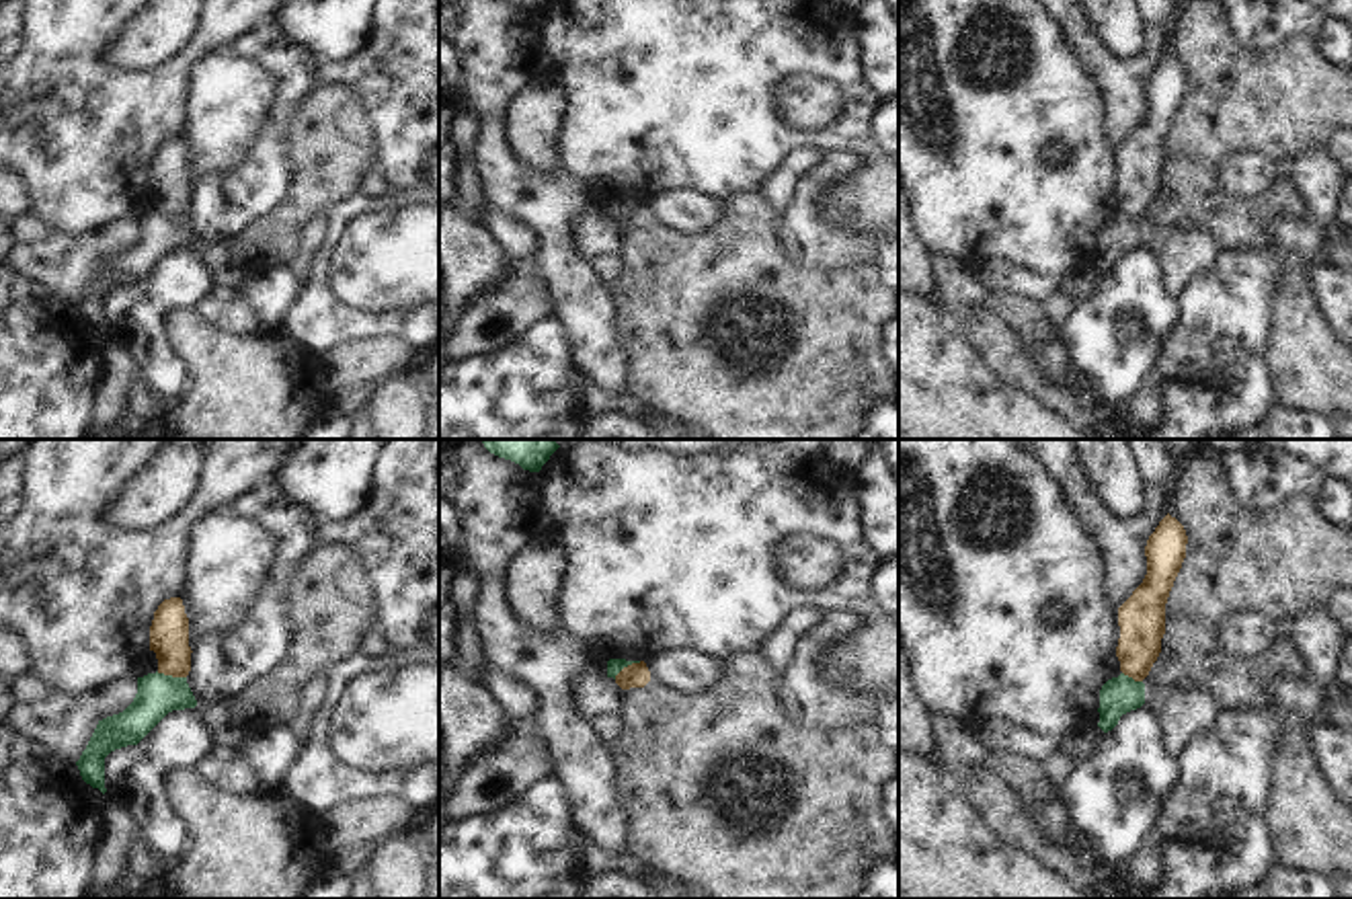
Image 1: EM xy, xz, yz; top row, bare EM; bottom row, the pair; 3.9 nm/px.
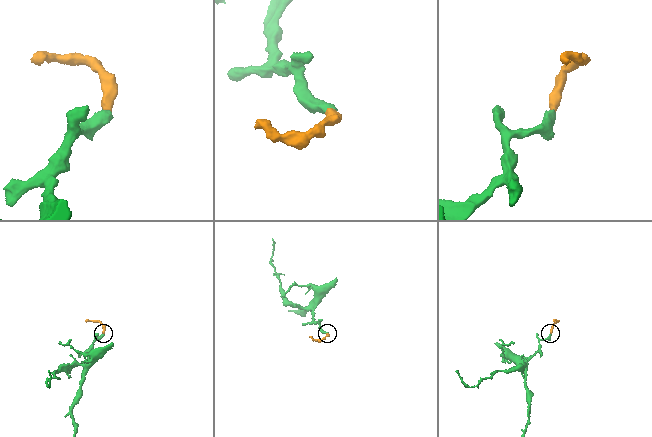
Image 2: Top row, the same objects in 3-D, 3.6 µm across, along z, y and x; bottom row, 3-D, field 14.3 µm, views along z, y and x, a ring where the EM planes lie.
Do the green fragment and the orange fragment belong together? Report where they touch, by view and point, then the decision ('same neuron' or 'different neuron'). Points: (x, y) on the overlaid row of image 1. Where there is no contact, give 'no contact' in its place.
xy (171, 676) | different neuron

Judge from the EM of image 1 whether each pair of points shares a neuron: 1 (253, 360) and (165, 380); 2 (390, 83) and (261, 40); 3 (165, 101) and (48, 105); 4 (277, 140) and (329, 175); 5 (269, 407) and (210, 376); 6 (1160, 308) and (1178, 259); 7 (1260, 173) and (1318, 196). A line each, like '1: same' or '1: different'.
1: different
2: different
3: same
4: different
5: same
6: different
7: same

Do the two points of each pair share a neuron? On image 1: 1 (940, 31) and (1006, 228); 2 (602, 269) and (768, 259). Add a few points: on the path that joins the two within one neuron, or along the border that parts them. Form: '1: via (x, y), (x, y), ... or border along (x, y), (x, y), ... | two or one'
1: via (955, 81), (961, 87), (977, 179) | one
2: border along (620, 253), (620, 269), (608, 284) | two

